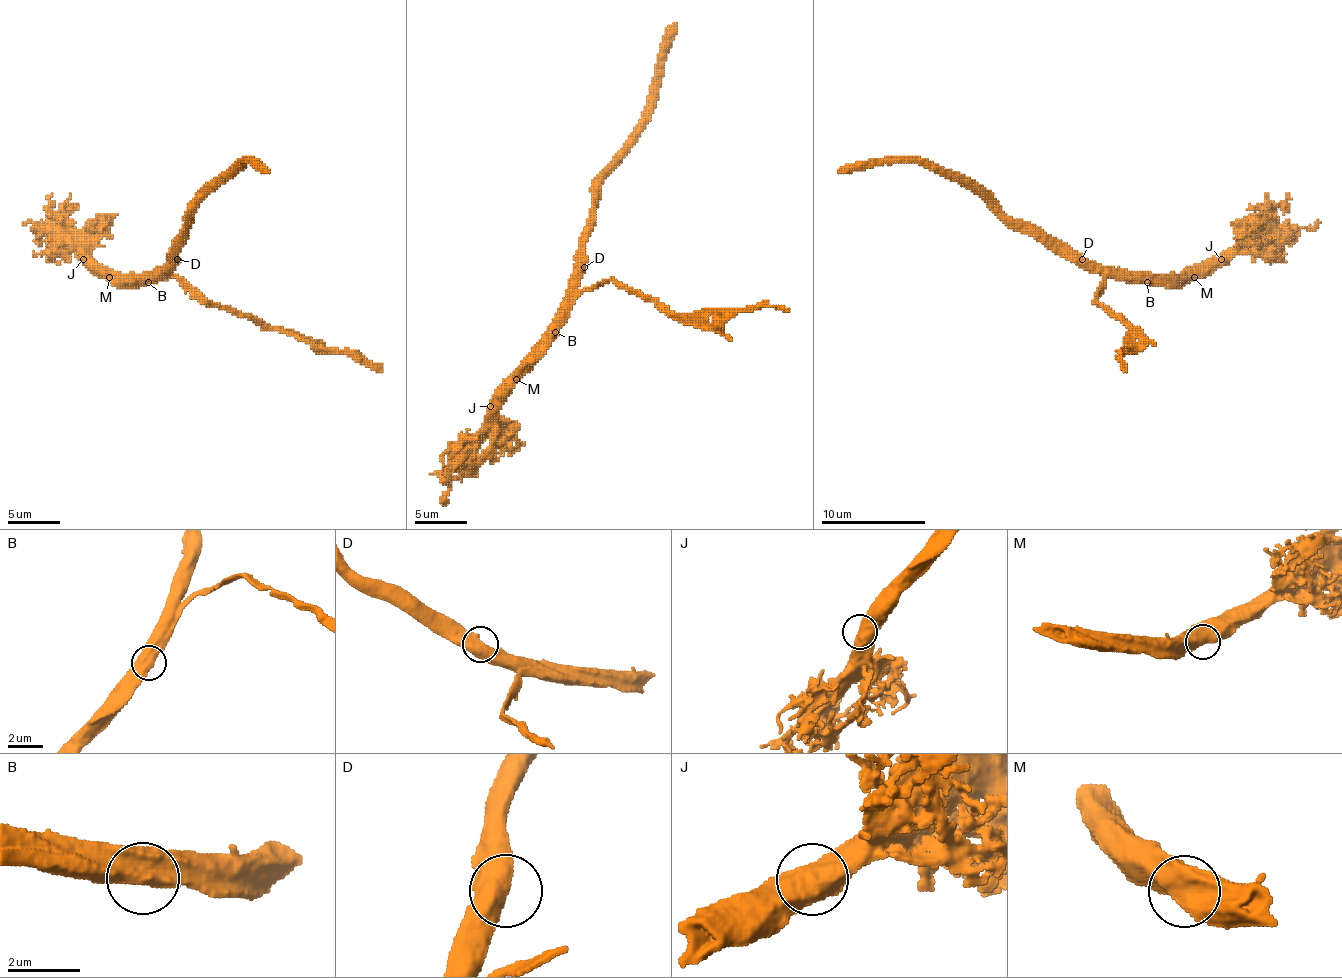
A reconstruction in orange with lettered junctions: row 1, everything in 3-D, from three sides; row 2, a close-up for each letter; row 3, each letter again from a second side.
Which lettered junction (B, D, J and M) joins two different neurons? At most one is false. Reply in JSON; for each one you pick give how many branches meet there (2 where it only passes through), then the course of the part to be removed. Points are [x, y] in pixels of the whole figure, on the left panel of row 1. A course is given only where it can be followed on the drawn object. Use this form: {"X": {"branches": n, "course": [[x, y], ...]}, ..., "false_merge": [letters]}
{"false_merge": []}

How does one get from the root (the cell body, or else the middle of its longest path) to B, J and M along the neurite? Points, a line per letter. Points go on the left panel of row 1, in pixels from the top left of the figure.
B: (170, 262), (149, 282)
J: (170, 262), (156, 275), (99, 275), (83, 259)
M: (170, 262), (156, 275), (109, 277)

